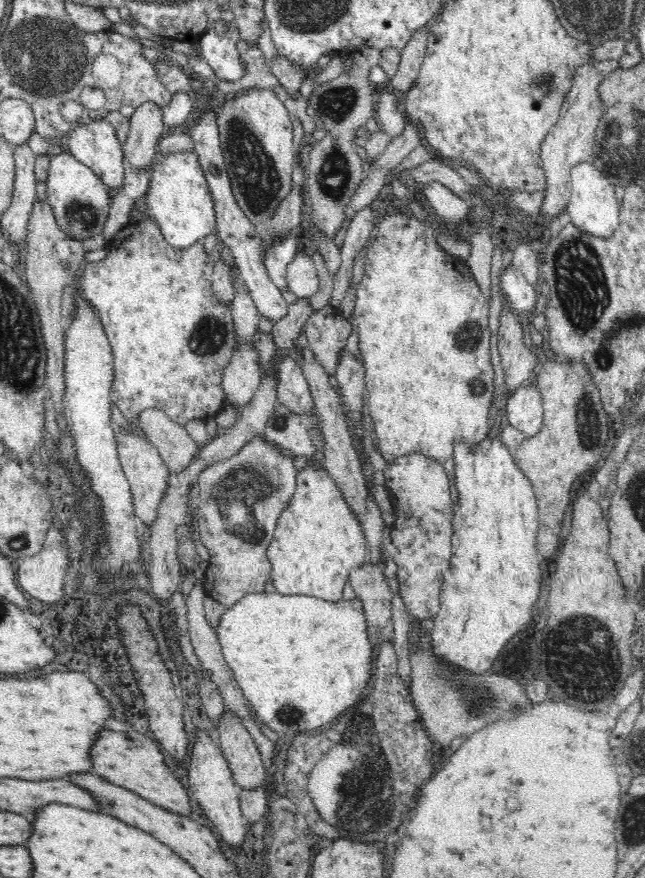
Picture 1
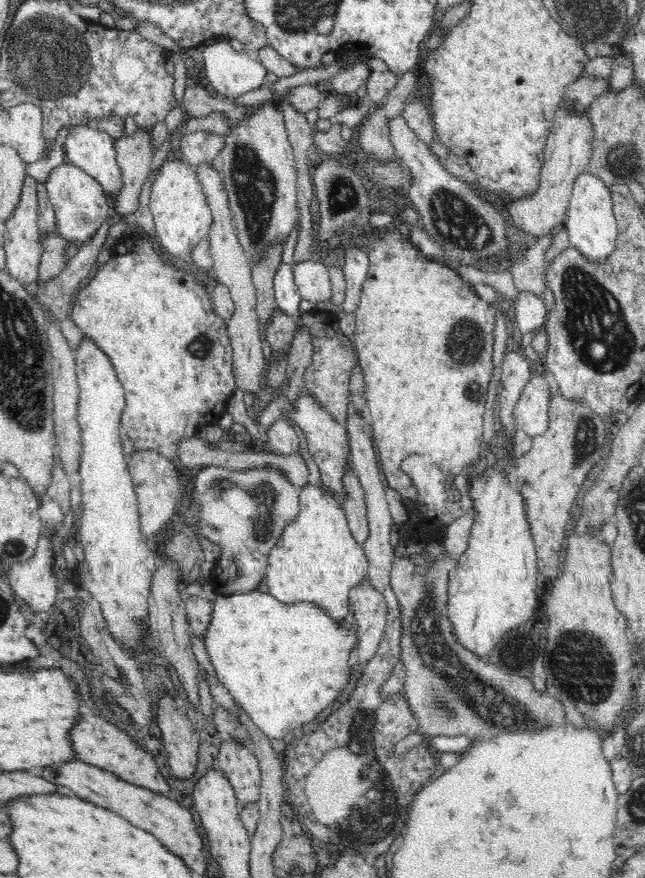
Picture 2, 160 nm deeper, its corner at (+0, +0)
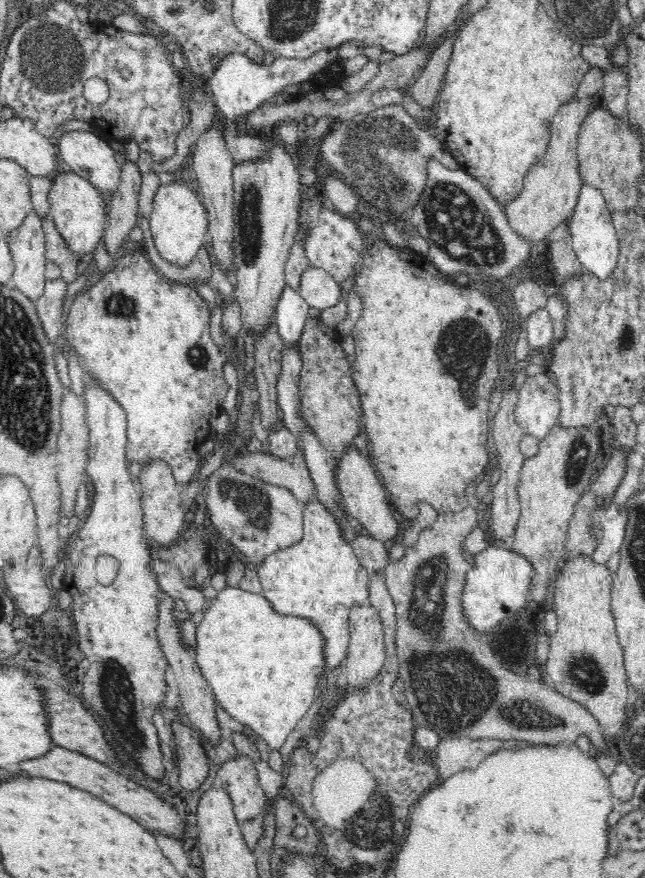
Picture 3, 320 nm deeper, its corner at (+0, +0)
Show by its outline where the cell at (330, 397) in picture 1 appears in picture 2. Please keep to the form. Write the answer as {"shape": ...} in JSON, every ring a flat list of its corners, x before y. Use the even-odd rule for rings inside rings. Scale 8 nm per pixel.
{"shape":[[354,469,343,478,347,497,341,502,354,540,363,546,369,535,369,524,365,503,365,490]]}

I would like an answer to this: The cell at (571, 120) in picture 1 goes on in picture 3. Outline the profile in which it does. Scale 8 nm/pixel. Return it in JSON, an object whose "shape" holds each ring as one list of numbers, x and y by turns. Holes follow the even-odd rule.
{"shape":[[575,97,563,104,559,111,552,117,550,126,550,142,546,155,530,166,524,178,520,194,508,203,503,204,507,222,518,233,518,236,530,243,536,243,556,228,567,222,574,213,575,206,583,186,576,168,578,136,592,106,592,99,576,99]]}

